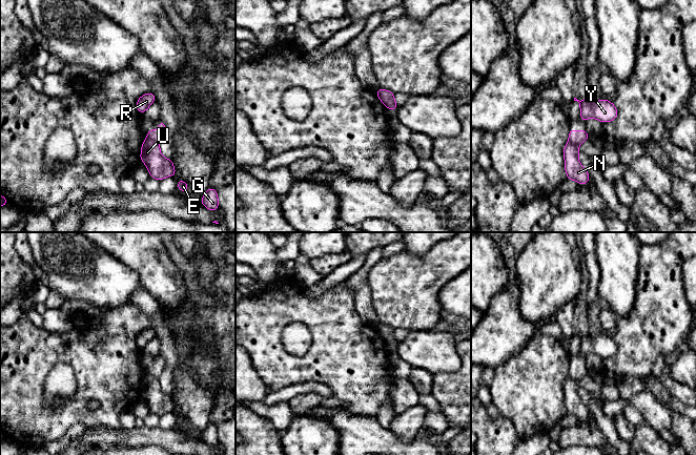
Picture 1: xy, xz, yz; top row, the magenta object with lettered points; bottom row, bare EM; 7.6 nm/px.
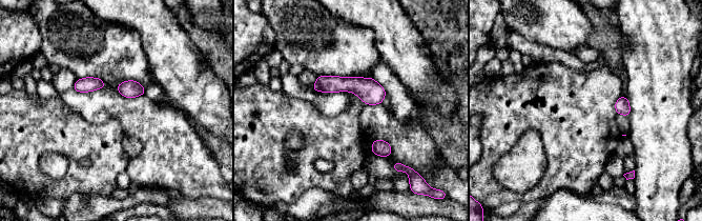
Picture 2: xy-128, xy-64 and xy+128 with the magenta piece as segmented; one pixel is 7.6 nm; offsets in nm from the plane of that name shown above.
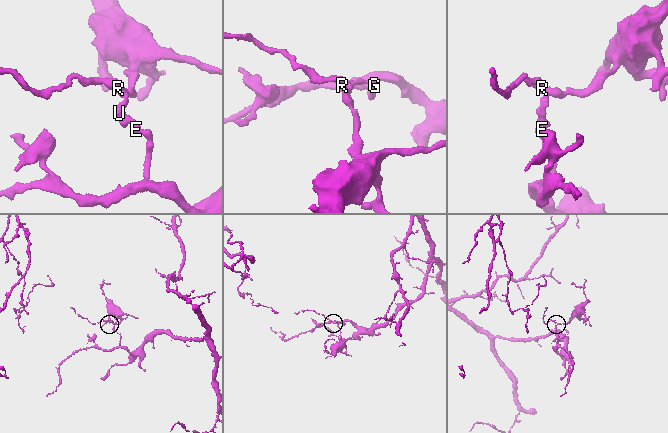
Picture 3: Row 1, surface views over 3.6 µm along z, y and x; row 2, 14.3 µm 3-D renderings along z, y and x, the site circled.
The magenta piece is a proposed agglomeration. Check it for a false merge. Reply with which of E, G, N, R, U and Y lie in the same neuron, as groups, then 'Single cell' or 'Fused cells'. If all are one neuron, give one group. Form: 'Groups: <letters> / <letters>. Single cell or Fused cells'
Groups: E G N U / R Y. Fused cells

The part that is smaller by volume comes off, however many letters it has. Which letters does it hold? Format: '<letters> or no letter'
R, Y

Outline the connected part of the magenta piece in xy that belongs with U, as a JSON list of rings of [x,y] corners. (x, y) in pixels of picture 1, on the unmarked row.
[[[146,373],[141,384],[141,397],[144,397],[151,413],[161,416],[173,412],[176,405],[171,394],[164,394],[159,378]]]

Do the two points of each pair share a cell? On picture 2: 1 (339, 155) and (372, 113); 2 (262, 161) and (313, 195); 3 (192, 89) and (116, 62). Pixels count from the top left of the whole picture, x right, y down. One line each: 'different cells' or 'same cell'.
1: different cells
2: different cells
3: different cells

